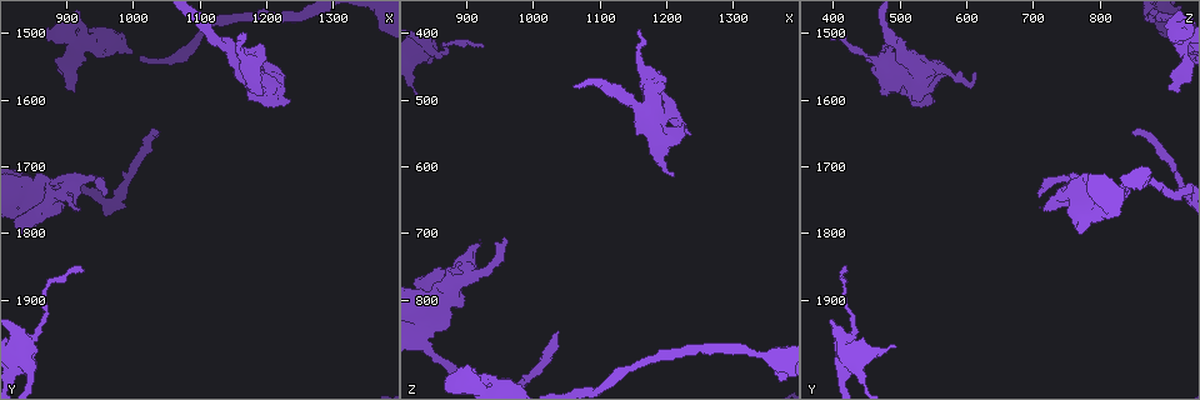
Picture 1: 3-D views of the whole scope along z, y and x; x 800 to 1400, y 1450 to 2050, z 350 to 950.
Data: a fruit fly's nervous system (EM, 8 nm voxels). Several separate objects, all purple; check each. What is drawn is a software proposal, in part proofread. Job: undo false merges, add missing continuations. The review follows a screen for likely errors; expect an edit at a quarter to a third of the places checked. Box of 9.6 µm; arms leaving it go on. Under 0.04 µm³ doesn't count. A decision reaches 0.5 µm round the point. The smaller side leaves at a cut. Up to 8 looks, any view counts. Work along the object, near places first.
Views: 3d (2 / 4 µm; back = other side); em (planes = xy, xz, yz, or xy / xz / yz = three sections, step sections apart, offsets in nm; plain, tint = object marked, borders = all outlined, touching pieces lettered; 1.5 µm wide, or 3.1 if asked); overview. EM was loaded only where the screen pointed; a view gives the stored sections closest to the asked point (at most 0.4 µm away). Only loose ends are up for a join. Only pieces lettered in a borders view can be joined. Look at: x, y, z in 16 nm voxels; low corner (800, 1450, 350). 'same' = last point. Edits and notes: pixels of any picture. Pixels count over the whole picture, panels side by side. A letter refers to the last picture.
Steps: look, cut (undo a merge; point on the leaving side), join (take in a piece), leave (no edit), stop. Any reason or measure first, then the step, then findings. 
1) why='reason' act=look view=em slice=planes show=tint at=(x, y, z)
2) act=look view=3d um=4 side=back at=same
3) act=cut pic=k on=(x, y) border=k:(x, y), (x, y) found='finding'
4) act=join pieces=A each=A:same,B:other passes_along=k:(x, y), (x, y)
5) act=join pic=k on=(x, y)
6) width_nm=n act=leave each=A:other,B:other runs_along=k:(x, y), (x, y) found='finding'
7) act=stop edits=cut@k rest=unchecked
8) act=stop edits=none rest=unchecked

why='free end' act=look view=em slice=planes show=borders at=(900, 1585, 900)

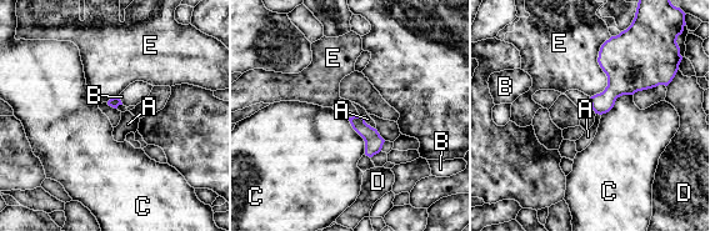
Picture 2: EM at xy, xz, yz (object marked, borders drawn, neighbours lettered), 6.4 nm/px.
act=leave each=A:other,B:other,C:other,D:other,E:other border=2:(348, 117), (364, 141), (365, 154) found='none of them fits'

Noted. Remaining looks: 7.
why='tapers out' act=look view=3d um=2 at=(1205, 1560, 615)

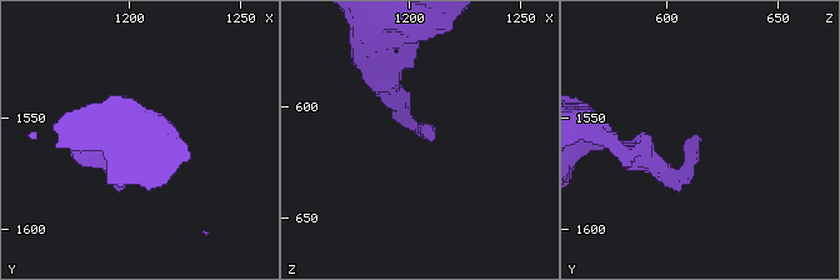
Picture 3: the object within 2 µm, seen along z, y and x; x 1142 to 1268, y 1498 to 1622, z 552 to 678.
why='need the tissue' act=look view=em slice=xy step=8 show=tint at=(1208, 1559, 613)

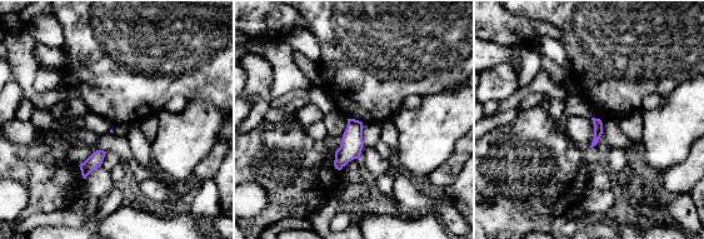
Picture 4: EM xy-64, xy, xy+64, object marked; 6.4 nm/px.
why='cut it another way' act=look view=em slice=planes show=borders at=same

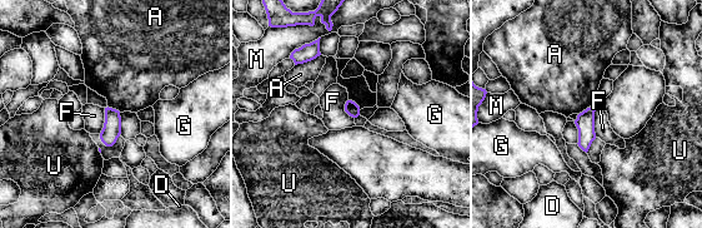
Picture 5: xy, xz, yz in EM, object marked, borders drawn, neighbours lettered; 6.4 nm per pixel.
width_nm=90 act=leave each=A:other,D:other,F:other,G:other,M:other,U:other border=5:(320, 54), (295, 65) found='no lettered piece goes on from it'

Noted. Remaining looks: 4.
why='a fork' act=look view=em slice=xy step=8 show=borders at=(840, 1995, 430)

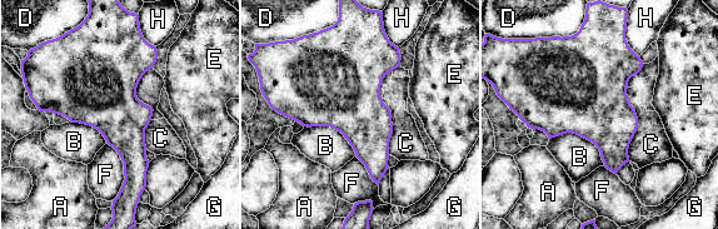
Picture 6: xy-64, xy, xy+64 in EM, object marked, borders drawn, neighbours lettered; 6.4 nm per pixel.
act=leave each=A:other,B:other,C:other,D:other,E:other,F:other,G:other,H:other found='all the same neuron'

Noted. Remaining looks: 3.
act=stop edits=none rest=unchecked

